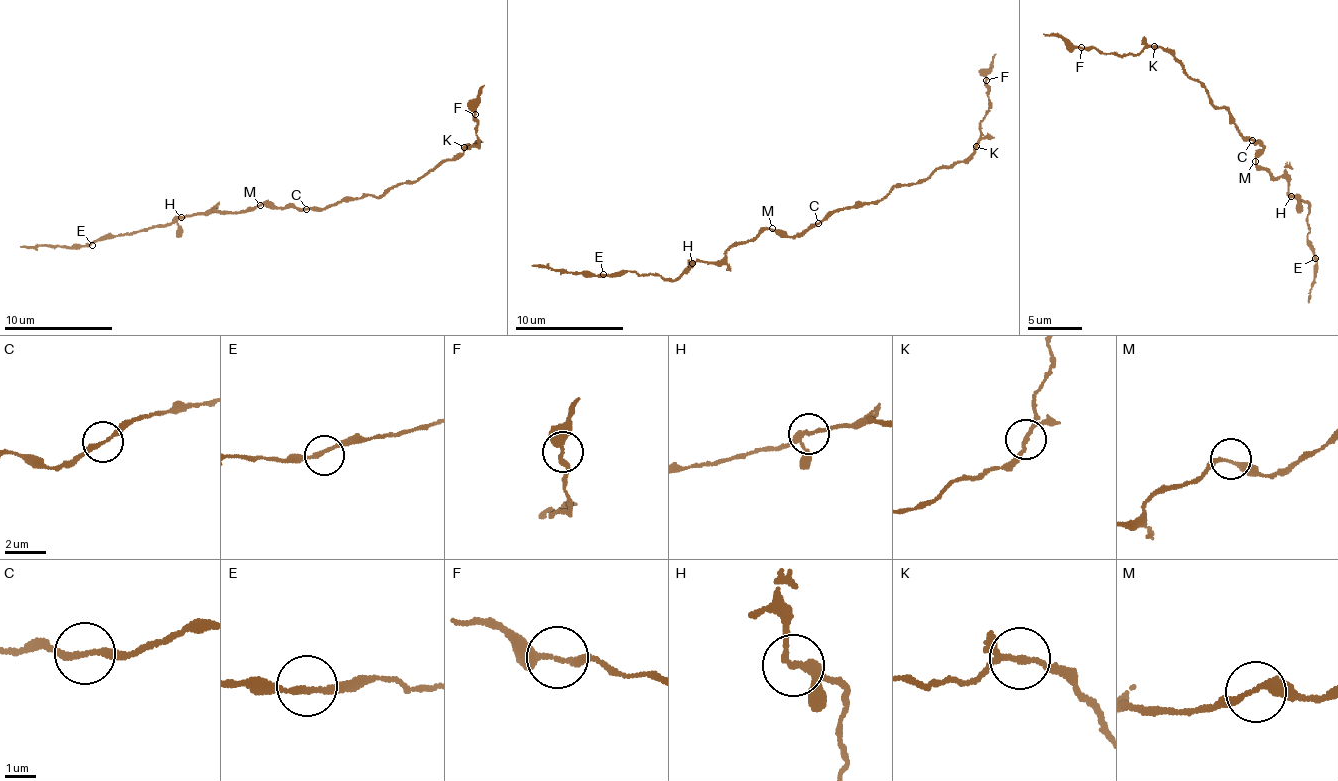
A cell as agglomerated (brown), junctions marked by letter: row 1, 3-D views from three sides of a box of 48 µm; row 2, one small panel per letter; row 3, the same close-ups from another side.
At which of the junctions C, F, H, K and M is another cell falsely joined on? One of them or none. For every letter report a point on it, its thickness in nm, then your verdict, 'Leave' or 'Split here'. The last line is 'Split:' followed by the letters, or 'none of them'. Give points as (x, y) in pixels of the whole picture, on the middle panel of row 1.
C: Place: (818, 223). Thickness 190 nm. Leave
F: Place: (986, 80). Thickness 260 nm. Leave
H: Place: (692, 263). Thickness 190 nm. Leave
K: Place: (976, 146). Thickness 150 nm. Leave
M: Place: (772, 228). Thickness 240 nm. Leave
Split: none of them

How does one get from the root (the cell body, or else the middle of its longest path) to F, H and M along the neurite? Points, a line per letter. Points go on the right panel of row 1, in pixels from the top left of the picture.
F: (1252, 139), (1241, 135), (1228, 108), (1214, 105), (1203, 83), (1160, 46), (1122, 55), (1081, 47)
H: (1252, 139), (1263, 147), (1255, 164), (1271, 173), (1274, 180), (1287, 181), (1290, 196)
M: (1252, 139), (1255, 144), (1260, 142), (1263, 147), (1263, 154), (1255, 161)

